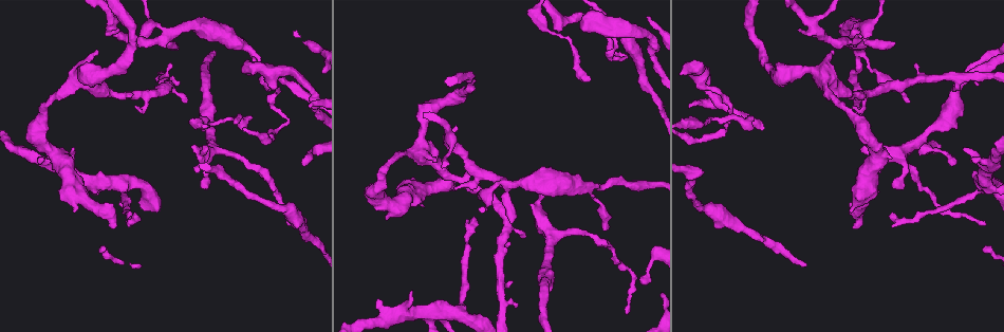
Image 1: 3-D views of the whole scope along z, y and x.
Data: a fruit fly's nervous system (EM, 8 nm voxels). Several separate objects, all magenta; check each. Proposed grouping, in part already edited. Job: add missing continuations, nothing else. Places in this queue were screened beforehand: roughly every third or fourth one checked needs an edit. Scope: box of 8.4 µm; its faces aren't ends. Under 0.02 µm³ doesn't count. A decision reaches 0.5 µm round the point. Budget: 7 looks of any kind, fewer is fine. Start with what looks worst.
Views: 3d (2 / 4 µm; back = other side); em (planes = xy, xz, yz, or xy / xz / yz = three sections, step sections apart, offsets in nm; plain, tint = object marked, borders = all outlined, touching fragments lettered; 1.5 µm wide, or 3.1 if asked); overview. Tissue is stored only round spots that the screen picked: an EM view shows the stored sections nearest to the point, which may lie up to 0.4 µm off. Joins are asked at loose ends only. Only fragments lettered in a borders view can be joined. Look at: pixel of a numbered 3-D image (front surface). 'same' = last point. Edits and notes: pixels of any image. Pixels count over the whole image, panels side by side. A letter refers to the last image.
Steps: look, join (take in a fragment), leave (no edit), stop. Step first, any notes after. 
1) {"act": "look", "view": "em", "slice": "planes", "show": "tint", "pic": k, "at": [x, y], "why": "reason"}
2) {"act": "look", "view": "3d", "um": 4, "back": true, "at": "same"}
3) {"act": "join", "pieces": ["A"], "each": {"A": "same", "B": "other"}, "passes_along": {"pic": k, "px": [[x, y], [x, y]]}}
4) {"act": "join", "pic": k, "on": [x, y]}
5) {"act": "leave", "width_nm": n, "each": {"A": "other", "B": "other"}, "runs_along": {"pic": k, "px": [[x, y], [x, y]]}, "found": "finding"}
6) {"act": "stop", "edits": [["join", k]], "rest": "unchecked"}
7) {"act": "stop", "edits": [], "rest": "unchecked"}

{"act": "look", "view": "3d", "um": 2, "pic": 1, "at": [699, 65], "why": "an open end"}

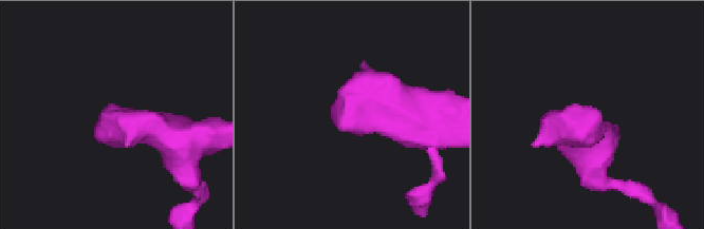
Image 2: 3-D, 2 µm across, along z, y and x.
{"act": "look", "view": "em", "slice": "planes", "show": "plain", "pic": 2, "at": [593, 116]}

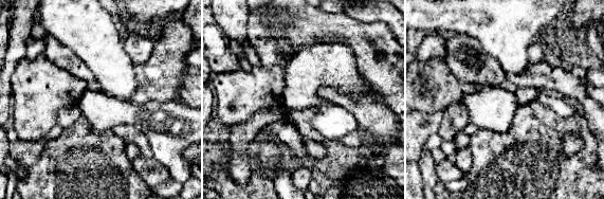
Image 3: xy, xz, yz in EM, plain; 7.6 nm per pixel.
{"act": "look", "view": "em", "slice": "planes", "show": "borders", "at": "same"}

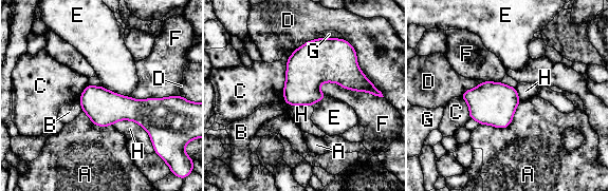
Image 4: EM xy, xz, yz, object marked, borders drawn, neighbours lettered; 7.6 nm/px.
{"act": "leave", "each": {"A": "other", "B": "other", "C": "other", "D": "other", "E": "other", "F": "other", "G": "other", "H": "other"}, "border": {"pic": 4, "px": [[99, 86], [128, 97]]}, "found": "none of them fits"}

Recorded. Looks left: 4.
{"act": "look", "view": "em", "slice": "xy", "step": 8, "show": "tint", "pic": 1, "at": [752, 117], "why": "long arm stops here"}

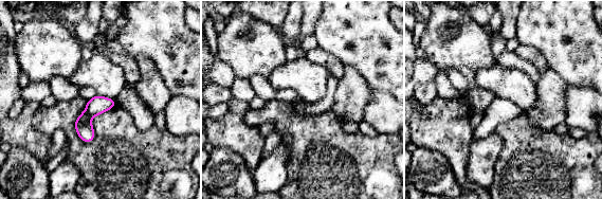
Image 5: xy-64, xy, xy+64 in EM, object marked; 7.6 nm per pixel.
{"act": "look", "view": "em", "slice": "planes", "show": "borders", "at": "same"}

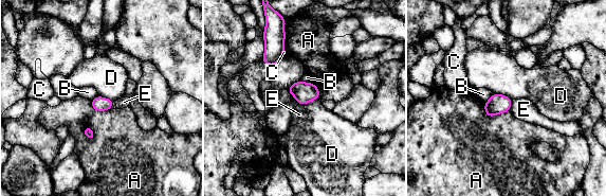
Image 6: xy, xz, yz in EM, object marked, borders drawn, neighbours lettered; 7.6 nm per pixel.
{"act": "leave", "longest_contact_nm": ["A", 220], "each": {"A": "other", "B": "other", "C": "other", "D": "other", "E": "other"}, "border": {"pic": 6, "px": [[494, 92], [504, 94], [511, 100]]}, "found": "none of them fits"}

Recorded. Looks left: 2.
{"act": "look", "view": "3d", "um": 2, "pic": 1, "at": [171, 64], "why": "an open end"}

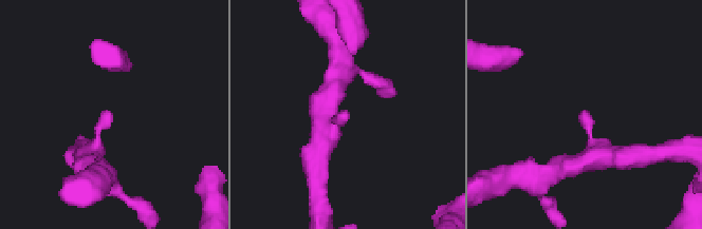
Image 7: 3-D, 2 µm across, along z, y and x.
{"act": "look", "view": "em", "slice": "planes", "show": "borders", "pic": 7, "at": [108, 112]}

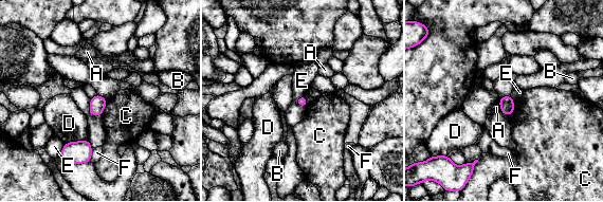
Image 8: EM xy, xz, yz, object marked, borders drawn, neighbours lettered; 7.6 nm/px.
{"act": "leave", "each": {"A": "other", "B": "other", "C": "other", "D": "other", "E": "other", "F": "other"}, "border": {"pic": 8, "px": [[304, 94], [296, 99], [302, 107]]}, "found": "none of them fits"}

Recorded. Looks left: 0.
{"act": "stop", "edits": [], "rest": "unchecked"}

